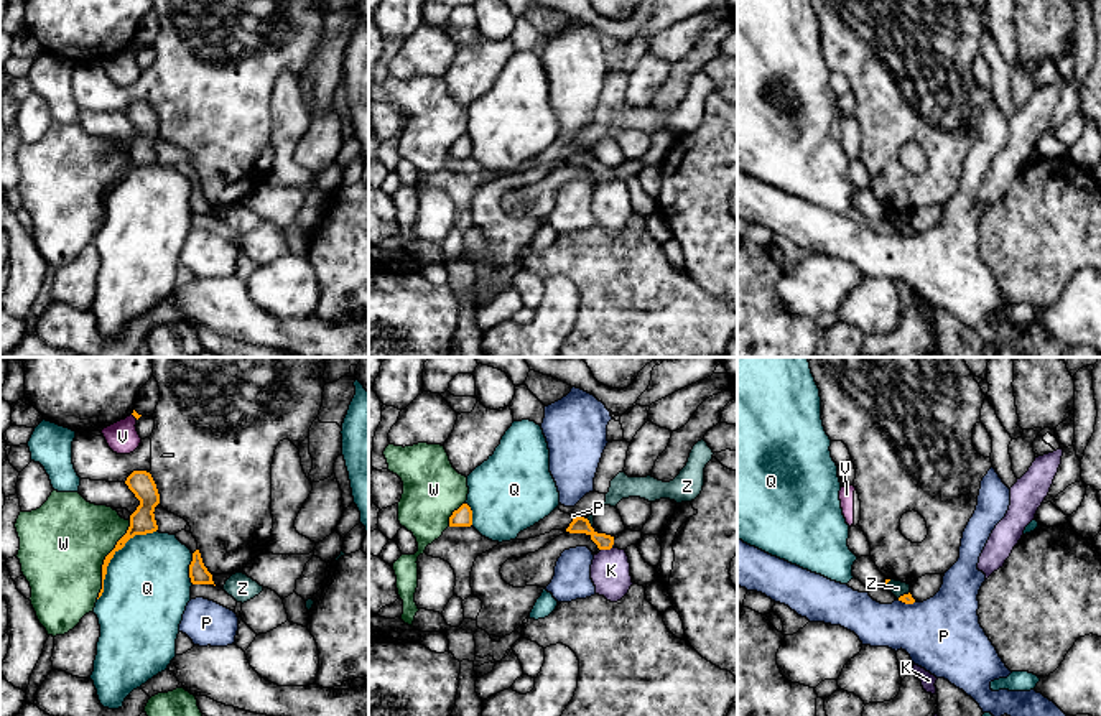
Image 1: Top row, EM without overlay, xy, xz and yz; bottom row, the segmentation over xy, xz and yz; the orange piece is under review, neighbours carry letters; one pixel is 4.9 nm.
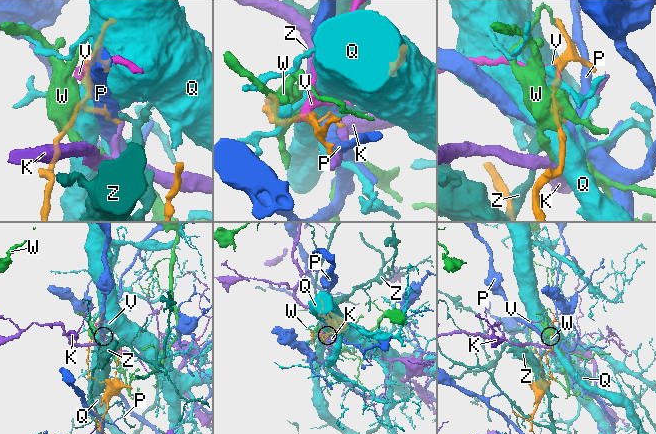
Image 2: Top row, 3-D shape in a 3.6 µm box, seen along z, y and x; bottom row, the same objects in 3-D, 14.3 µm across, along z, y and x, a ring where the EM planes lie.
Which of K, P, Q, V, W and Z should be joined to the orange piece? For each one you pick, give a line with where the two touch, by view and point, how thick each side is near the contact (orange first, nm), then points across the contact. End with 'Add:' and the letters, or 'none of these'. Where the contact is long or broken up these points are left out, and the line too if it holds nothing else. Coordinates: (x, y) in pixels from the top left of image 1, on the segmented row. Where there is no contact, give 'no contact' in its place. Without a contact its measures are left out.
Add: none of these

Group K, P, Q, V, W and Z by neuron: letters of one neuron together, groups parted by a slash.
K / P / Q / V / W / Z

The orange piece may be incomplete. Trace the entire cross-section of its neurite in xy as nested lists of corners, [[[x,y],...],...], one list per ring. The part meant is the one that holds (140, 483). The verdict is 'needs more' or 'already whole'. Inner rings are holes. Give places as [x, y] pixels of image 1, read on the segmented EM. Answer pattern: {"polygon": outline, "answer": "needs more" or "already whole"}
{"polygon": [[[133,471],[125,484],[128,489],[135,494],[135,497],[140,500],[140,505],[137,510],[130,515],[130,527],[127,533],[117,542],[115,548],[105,556],[102,565],[102,589],[99,593],[99,597],[104,593],[104,579],[107,574],[107,566],[114,555],[125,546],[125,543],[133,538],[135,535],[146,535],[158,530],[156,520],[155,520],[155,507],[160,504],[160,494],[156,489],[156,484],[150,472],[146,471]]], "answer": "already whole"}

